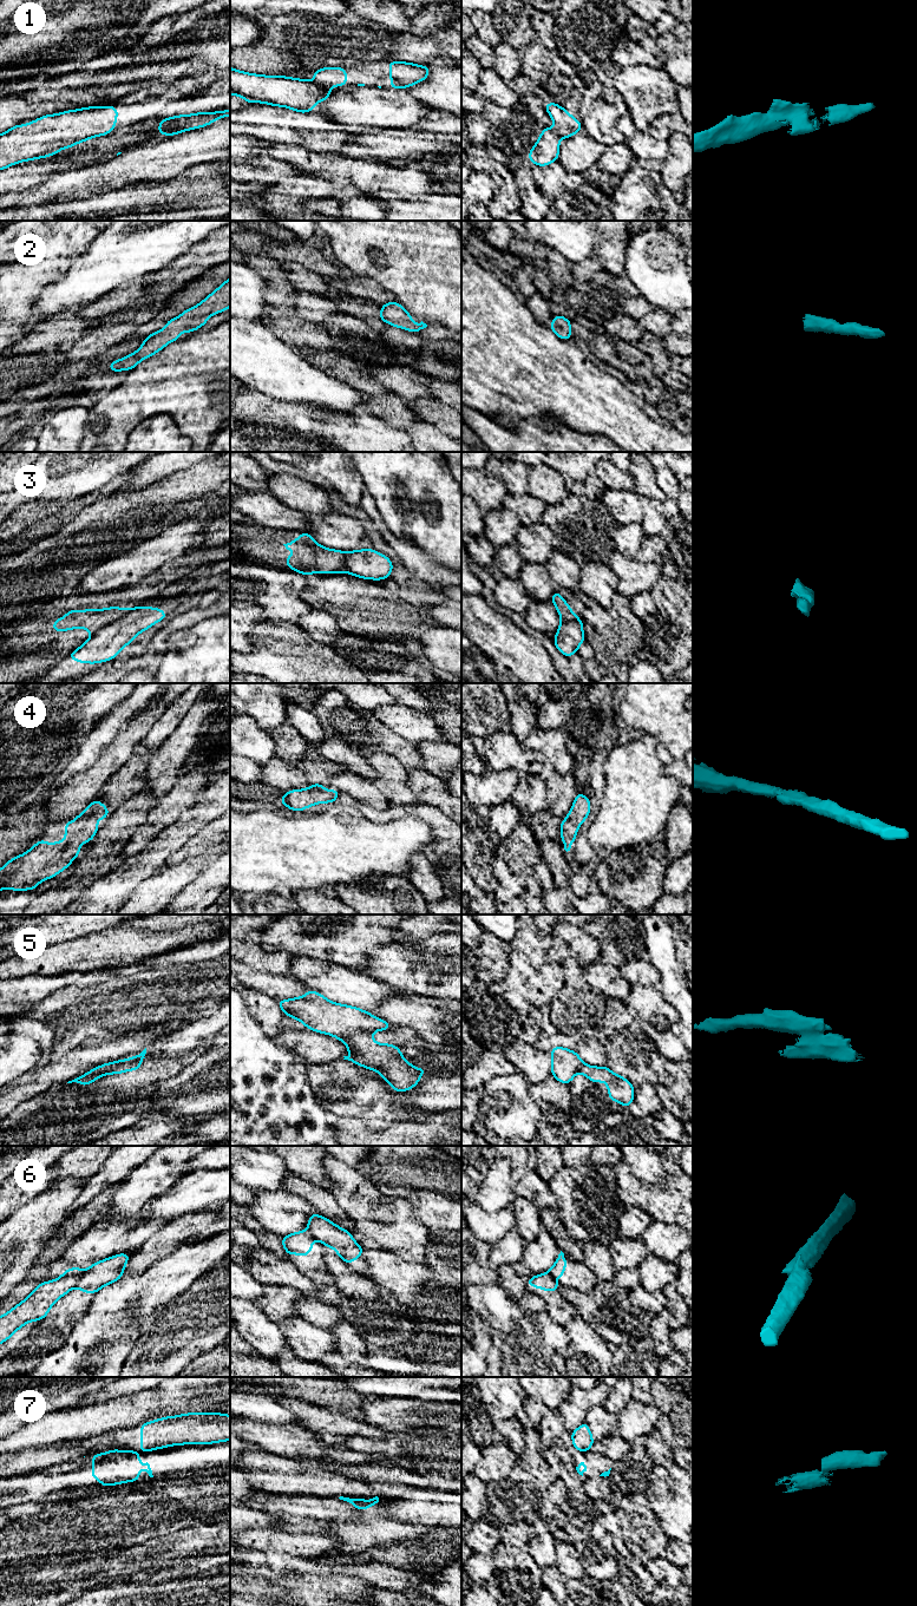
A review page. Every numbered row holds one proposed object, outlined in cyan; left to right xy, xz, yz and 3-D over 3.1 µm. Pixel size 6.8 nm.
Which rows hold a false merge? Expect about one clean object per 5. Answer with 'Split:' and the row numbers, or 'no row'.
Split: 1, 3, 5, 6, 7

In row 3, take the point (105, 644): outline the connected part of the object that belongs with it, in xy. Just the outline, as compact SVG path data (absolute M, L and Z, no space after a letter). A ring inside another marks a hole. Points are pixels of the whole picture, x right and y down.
M135 607L111 624L101 628L67 657L74 662L96 664L113 660L142 631L168 618L159 608Z

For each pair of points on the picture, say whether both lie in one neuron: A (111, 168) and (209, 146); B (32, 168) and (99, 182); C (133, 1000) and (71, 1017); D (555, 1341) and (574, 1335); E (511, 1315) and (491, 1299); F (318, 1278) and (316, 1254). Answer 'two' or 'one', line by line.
A: one
B: two
C: one
D: two
E: one
F: one

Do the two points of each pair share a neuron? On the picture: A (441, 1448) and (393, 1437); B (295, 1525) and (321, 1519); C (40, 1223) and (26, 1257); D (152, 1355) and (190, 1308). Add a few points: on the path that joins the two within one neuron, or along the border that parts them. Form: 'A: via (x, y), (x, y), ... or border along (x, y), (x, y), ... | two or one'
A: via (430, 1448), (405, 1443) | one
B: via (301, 1521), (315, 1521) | one
C: via (32, 1231), (27, 1236), (26, 1249) | one
D: via (164, 1343), (188, 1319) | one

